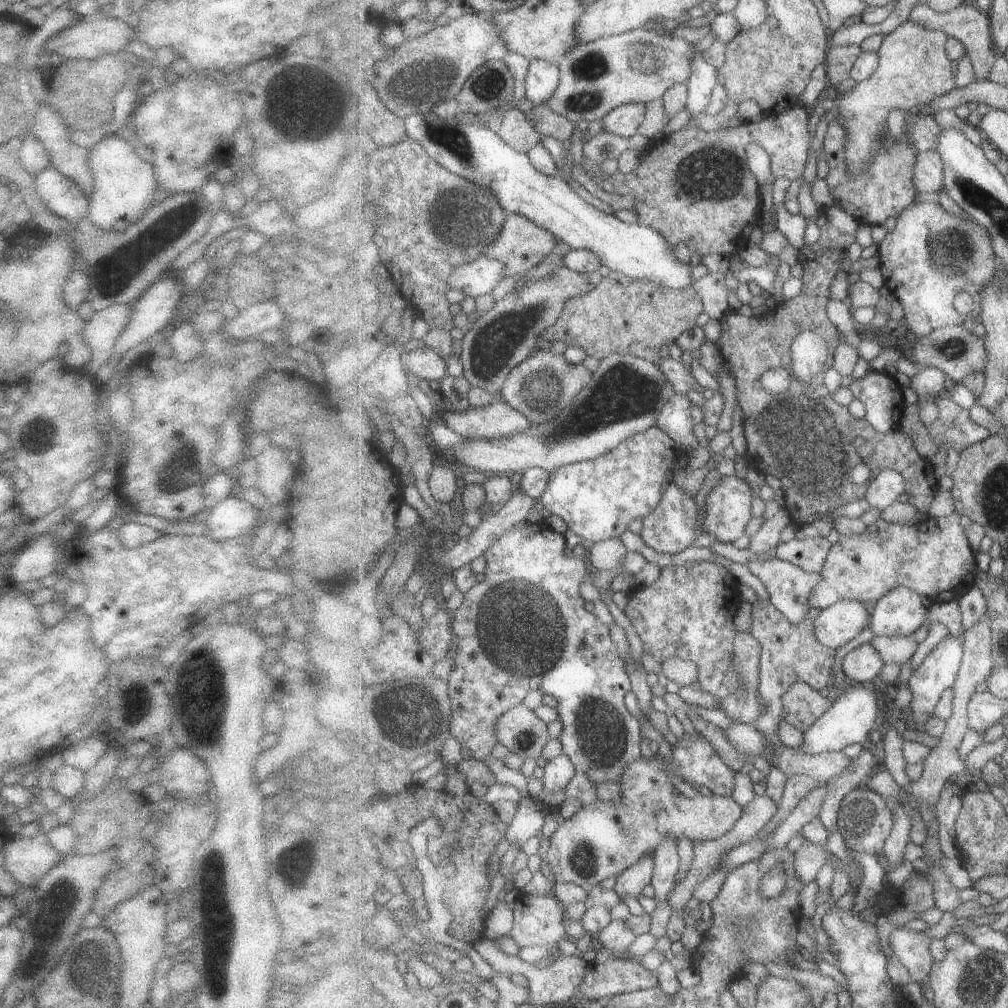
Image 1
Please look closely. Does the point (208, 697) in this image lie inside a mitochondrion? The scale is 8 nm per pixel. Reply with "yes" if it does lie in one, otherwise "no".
yes

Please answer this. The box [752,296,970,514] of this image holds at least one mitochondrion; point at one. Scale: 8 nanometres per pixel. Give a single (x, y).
(949, 349)

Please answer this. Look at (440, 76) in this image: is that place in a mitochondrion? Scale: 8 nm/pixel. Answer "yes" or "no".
yes

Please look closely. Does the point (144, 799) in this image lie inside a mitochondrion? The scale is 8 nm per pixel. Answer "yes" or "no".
no

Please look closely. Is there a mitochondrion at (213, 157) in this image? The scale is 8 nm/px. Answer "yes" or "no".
no

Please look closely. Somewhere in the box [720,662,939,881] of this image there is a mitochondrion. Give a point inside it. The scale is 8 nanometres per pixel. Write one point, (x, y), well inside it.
(858, 817)

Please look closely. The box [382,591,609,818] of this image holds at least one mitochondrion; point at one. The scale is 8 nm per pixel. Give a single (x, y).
(402, 721)

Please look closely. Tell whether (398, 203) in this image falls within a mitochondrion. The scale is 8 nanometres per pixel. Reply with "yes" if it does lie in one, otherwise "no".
no

